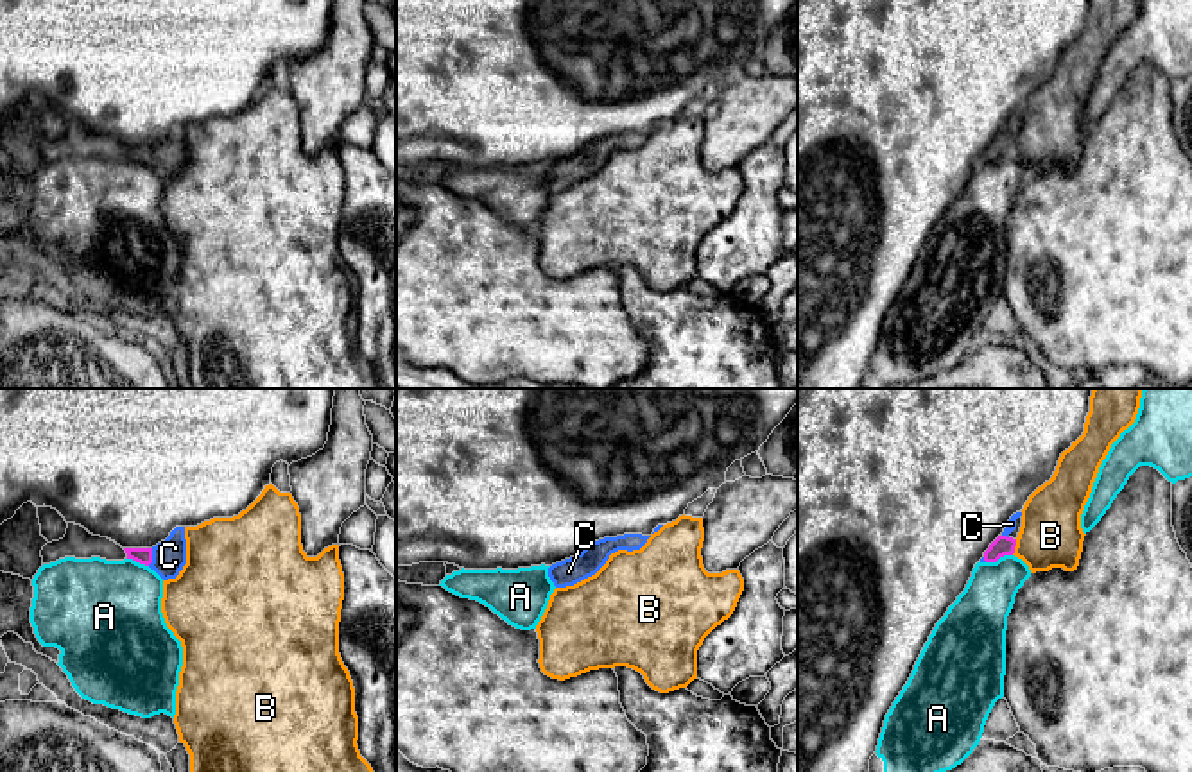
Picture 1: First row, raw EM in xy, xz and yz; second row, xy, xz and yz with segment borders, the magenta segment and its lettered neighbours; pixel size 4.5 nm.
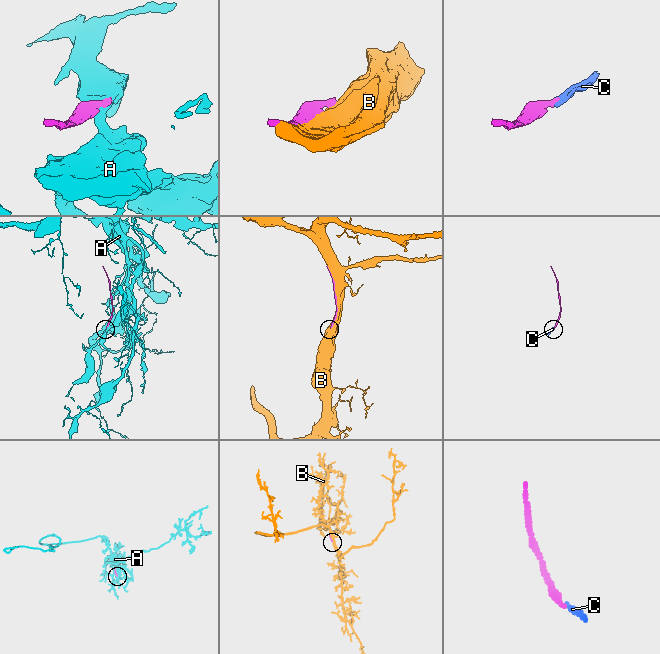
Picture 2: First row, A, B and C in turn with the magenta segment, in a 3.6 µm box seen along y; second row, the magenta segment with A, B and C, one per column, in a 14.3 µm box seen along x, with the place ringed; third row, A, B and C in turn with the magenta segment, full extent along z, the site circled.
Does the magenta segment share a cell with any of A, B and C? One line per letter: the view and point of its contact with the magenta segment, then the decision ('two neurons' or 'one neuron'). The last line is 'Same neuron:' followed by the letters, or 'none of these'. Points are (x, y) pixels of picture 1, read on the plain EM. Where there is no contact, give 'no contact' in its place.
A: contact yz (999, 156); two neurons
B: contact yz (1015, 144); two neurons
C: contact xy (151, 156); one neuron
Same neuron: C

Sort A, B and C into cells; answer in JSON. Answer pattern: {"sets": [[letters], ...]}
{"sets": [["A"], ["B"], ["C"]]}

